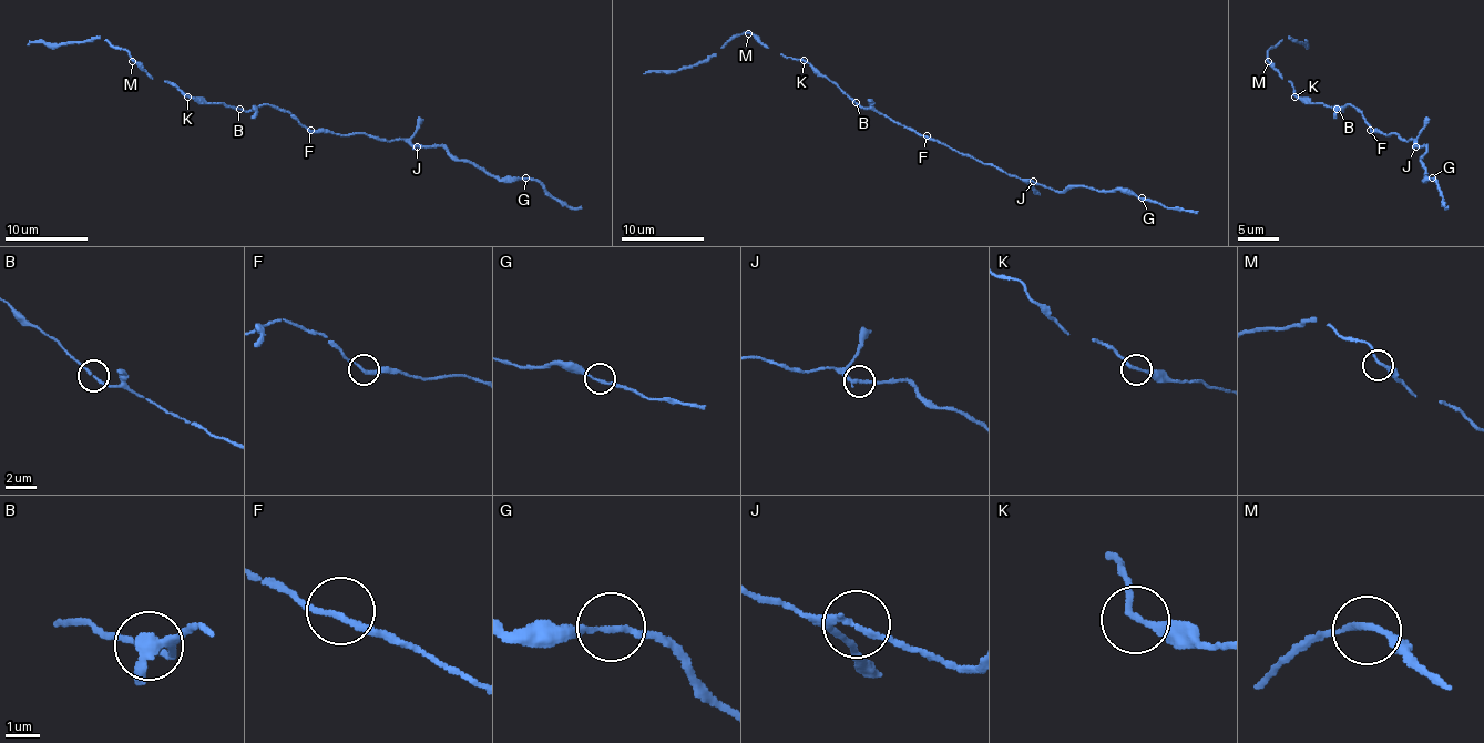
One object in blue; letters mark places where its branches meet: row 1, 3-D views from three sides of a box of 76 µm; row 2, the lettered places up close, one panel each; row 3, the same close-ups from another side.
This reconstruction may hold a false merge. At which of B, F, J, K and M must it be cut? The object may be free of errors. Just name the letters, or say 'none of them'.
none of them

